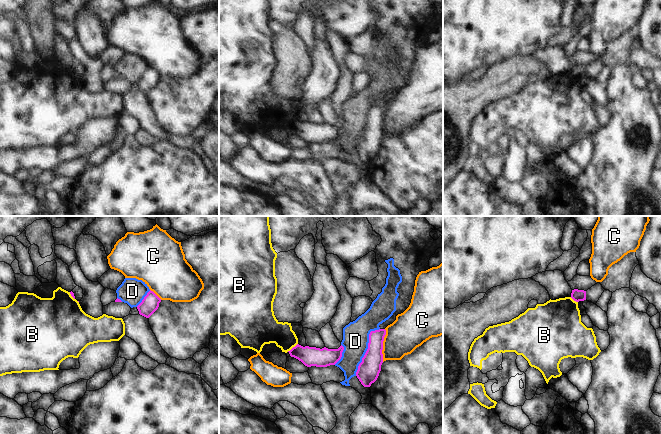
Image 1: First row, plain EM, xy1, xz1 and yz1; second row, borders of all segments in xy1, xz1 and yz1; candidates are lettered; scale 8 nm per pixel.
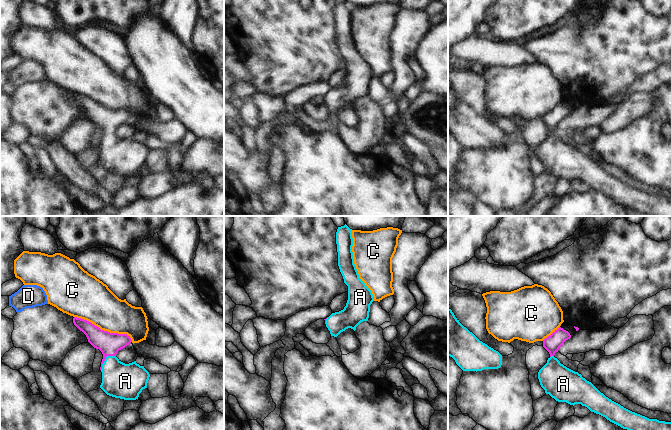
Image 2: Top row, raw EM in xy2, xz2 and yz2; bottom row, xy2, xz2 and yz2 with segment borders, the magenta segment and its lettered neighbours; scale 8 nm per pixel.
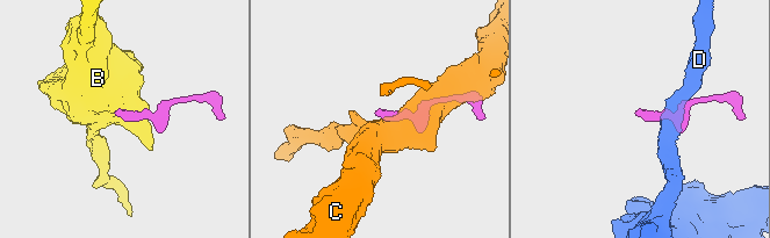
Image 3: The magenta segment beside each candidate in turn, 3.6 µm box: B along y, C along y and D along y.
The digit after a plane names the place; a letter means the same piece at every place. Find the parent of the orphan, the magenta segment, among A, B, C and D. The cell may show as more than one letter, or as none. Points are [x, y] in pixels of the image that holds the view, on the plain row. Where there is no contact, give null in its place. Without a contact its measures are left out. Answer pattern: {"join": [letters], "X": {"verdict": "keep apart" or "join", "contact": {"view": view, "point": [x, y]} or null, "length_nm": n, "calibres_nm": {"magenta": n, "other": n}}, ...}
{"join": ["A"], "A": {"verdict": "join", "contact": {"view": "xy2", "point": [105, 134]}, "length_nm": 170, "calibres_nm": {"magenta": 180, "other": 280}}, "B": {"verdict": "keep apart", "contact": {"view": "xz1", "point": [293, 123]}, "length_nm": 110, "calibres_nm": {"magenta": 160, "other": 220}}, "C": {"verdict": "keep apart", "contact": {"view": "xy2", "point": [103, 106]}, "length_nm": 500, "calibres_nm": {"magenta": 180, "other": 320}}, "D": {"verdict": "keep apart", "contact": {"view": "xz1", "point": [367, 125]}, "length_nm": 440, "calibres_nm": {"magenta": 180, "other": 220}}}

